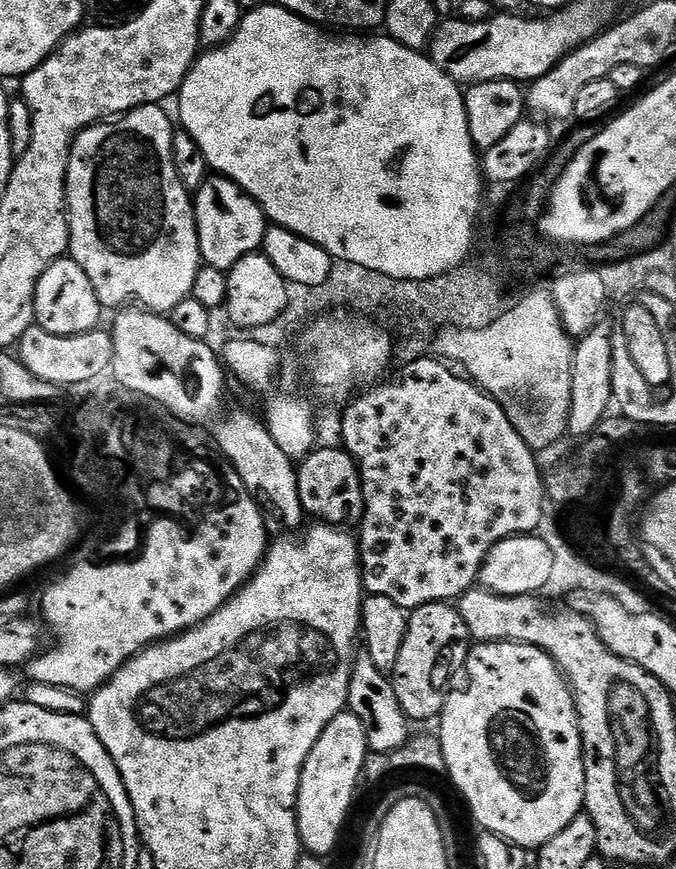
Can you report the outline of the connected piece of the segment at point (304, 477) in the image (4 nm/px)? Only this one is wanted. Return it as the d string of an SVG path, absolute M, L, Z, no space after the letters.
M317 447L299 461L296 470L298 498L302 498L305 513L313 521L347 529L349 526L359 525L360 519L364 517L364 495L362 494L360 471L354 458L350 453L344 451L343 447L335 447Z

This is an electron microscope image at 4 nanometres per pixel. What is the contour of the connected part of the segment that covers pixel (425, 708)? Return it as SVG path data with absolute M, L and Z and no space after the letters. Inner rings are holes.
M445 602L411 609L406 638L402 642L402 651L398 653L398 666L394 666L390 674L394 694L409 721L435 721L439 717L448 701L456 671L467 665L469 651L468 627L462 622L459 607Z

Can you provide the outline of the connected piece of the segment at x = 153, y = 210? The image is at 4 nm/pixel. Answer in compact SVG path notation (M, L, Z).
M147 104L141 108L135 108L133 112L125 112L119 118L112 118L107 122L94 124L92 127L84 129L83 132L76 135L76 140L72 143L72 153L68 159L68 182L66 185L68 252L71 260L78 262L78 266L82 266L82 270L86 270L86 278L90 278L90 286L94 286L94 294L98 294L101 305L105 309L116 310L129 302L135 302L149 312L171 313L172 308L178 306L178 302L191 297L194 278L202 266L194 200L188 189L182 186L182 182L178 178L178 170L174 170L174 154L172 153L174 120L173 117L171 120L162 109L163 107L160 104Z

